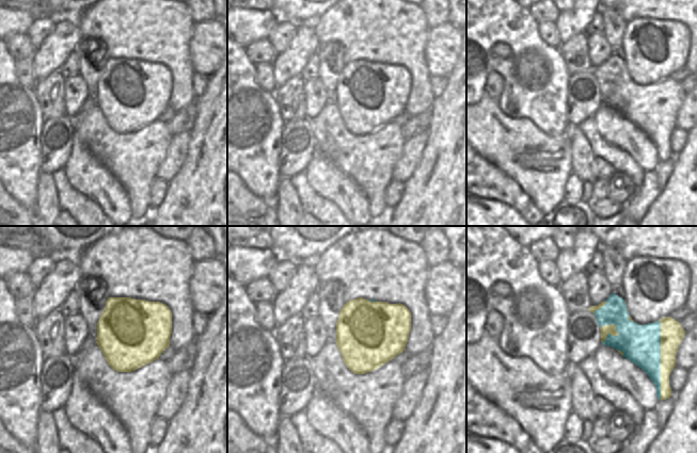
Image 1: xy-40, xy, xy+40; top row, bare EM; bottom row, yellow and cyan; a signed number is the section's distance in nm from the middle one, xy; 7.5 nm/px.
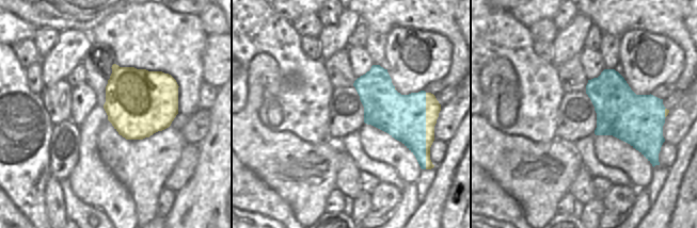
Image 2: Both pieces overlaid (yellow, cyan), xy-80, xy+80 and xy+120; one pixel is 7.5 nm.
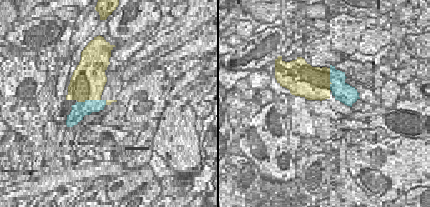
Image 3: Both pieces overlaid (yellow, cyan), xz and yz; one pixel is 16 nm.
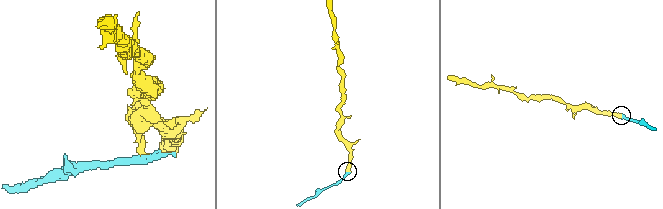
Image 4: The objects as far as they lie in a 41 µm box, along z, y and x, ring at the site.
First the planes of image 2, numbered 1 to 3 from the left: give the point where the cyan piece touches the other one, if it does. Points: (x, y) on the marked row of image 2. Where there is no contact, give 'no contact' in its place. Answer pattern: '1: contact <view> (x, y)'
1: no contact
2: contact xy+80 (426, 131)
3: contact xy+120 (665, 113)

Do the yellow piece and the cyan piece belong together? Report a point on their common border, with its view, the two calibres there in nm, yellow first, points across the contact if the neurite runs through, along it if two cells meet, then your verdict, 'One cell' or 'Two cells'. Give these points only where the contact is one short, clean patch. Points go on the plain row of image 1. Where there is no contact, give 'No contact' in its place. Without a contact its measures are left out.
Touches yellow at xy+40 (661, 120). Thickness 180 nm (yellow) against 300 nm. Two cells

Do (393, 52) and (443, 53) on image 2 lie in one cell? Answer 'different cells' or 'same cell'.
different cells

